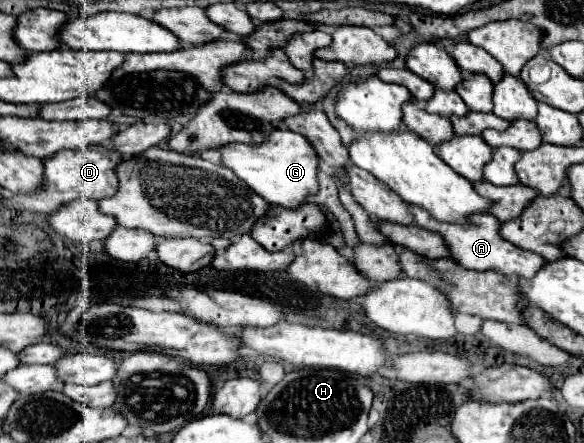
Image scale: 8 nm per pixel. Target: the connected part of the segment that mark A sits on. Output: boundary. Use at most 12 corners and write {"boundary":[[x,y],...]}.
{"boundary":[[411,206],[415,224],[439,232],[471,270],[535,276],[547,260],[503,240],[491,214],[471,226],[437,222]]}

